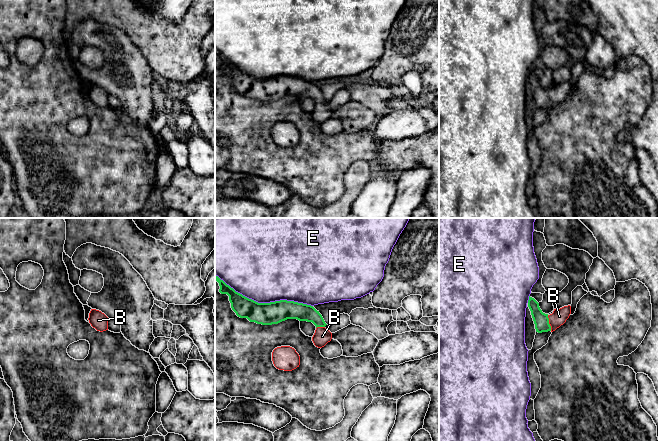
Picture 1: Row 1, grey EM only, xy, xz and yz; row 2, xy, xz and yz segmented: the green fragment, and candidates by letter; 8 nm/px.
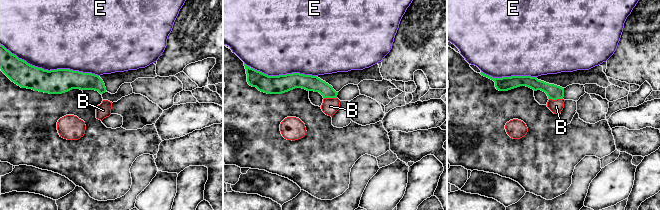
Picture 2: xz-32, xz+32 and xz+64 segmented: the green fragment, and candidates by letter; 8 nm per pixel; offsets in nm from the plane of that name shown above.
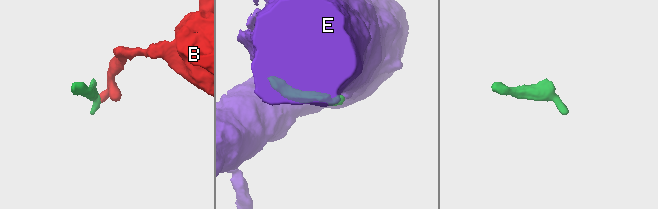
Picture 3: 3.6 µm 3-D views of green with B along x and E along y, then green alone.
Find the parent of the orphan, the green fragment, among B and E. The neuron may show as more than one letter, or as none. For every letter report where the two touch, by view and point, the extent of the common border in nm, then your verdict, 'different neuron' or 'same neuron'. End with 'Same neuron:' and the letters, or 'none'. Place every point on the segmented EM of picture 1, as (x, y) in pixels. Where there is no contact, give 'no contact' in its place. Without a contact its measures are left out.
B: yz (548, 323) | 130 nm | same neuron
E: xz (264, 303) | 850 nm | different neuron
Same neuron: B

